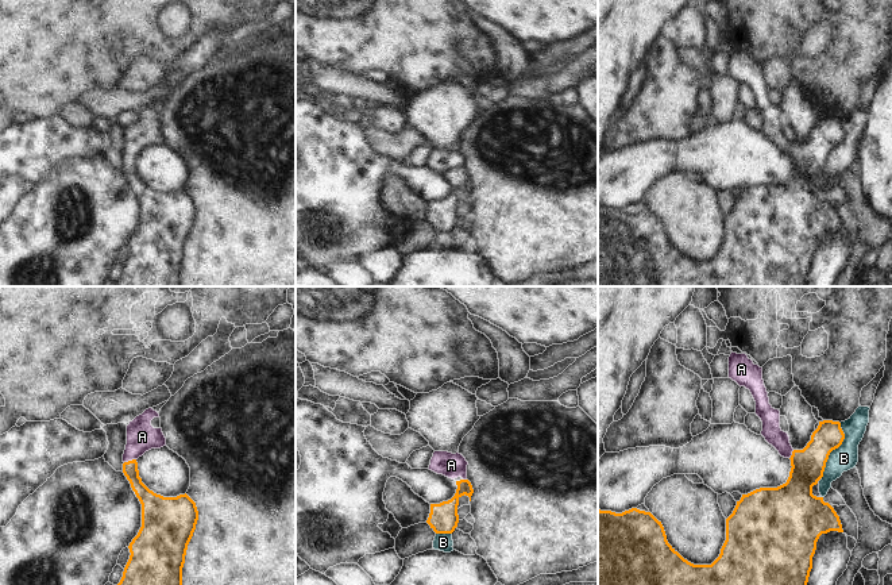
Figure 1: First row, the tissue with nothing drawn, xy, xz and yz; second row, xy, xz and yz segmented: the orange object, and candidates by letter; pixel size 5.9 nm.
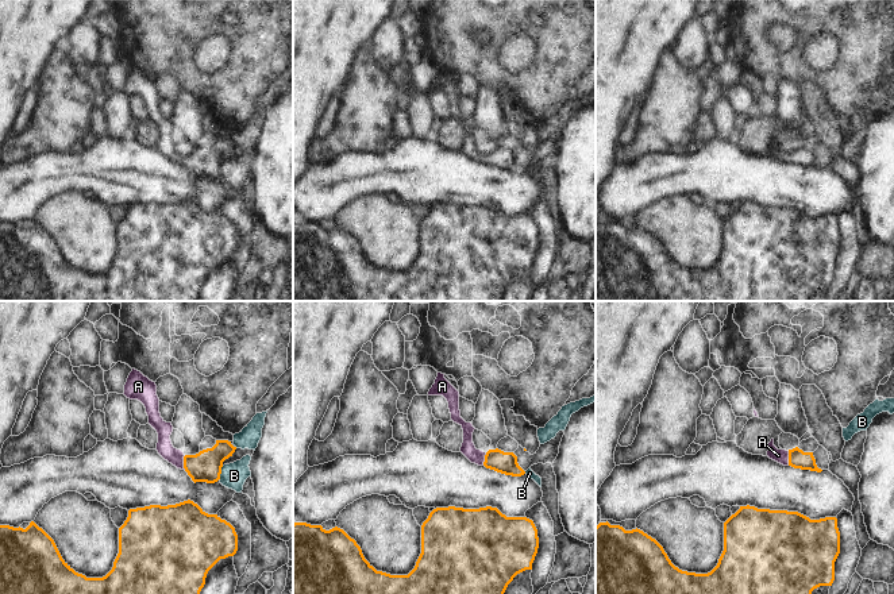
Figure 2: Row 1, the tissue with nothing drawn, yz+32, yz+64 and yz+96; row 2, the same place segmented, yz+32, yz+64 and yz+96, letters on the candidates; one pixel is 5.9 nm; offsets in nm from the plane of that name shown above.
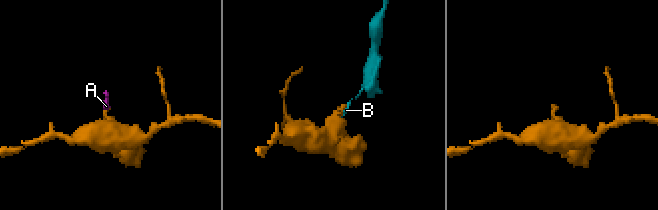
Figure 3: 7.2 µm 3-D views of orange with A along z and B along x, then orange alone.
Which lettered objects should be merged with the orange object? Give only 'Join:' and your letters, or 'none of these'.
Join: A

